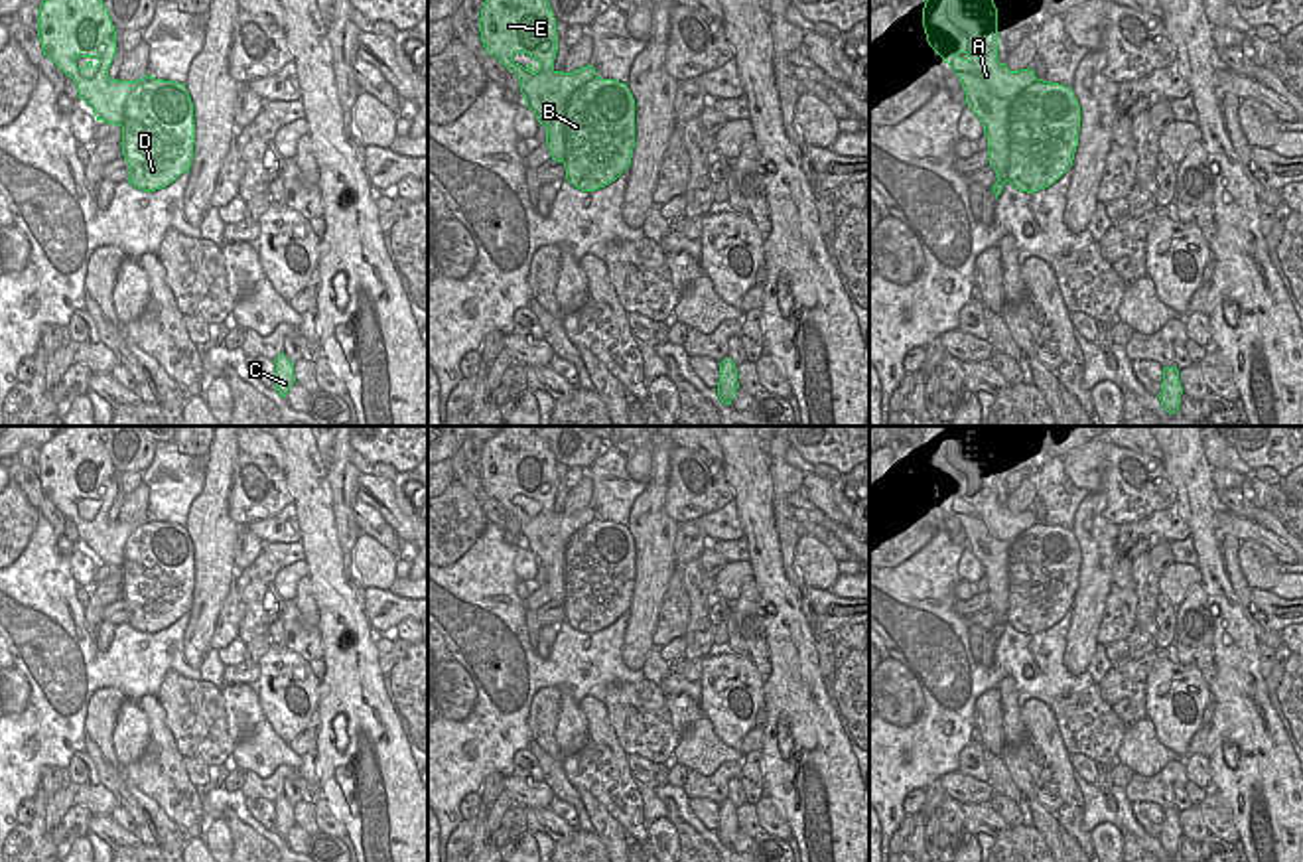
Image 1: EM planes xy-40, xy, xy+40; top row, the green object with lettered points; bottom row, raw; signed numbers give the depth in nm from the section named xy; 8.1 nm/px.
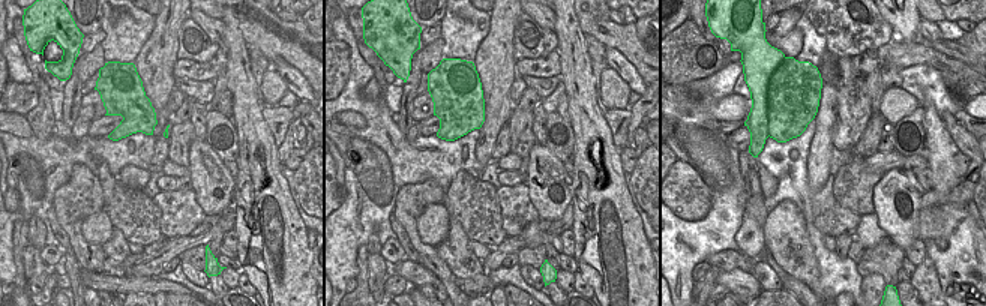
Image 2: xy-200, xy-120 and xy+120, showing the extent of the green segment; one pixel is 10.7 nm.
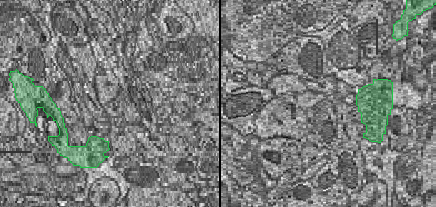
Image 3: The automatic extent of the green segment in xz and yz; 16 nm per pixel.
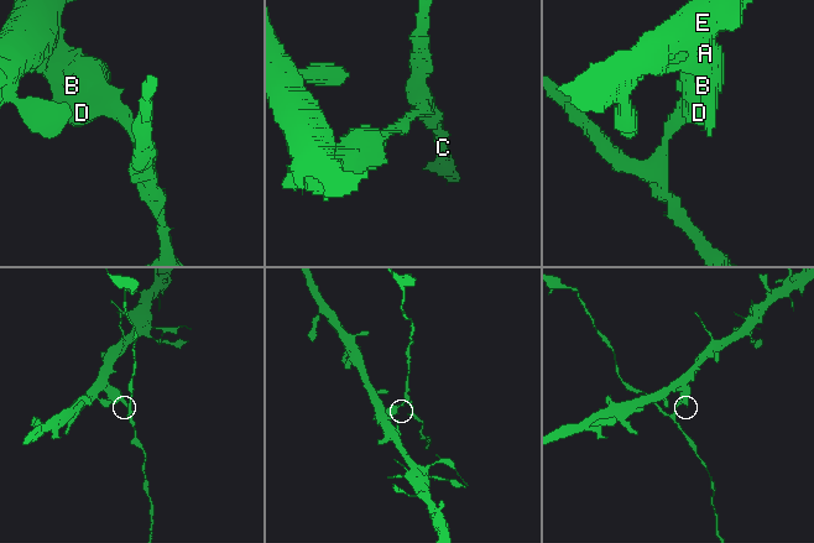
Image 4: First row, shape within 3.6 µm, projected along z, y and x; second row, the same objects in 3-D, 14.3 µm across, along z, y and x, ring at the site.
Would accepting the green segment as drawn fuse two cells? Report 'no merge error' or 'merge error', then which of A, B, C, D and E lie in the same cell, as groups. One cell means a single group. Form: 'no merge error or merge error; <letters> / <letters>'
merge error; A E / B C D

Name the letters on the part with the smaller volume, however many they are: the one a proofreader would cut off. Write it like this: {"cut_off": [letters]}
{"cut_off": ["B", "C", "D"]}

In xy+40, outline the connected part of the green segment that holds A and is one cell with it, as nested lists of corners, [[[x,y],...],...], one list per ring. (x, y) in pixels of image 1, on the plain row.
[[[942,426],[926,438],[923,450],[923,469],[928,487],[948,505],[966,535],[966,546],[982,562],[988,580],[990,608],[995,611],[997,623],[992,633],[1001,635],[1007,623],[1007,558],[1013,540],[1037,523],[1031,509],[1009,513],[997,503],[997,450],[986,426]]]

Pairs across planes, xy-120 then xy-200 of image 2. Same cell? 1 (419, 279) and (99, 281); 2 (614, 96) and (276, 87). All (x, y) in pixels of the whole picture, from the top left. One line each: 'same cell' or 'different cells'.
1: same cell
2: same cell

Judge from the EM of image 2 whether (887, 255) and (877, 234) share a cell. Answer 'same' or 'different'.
different

